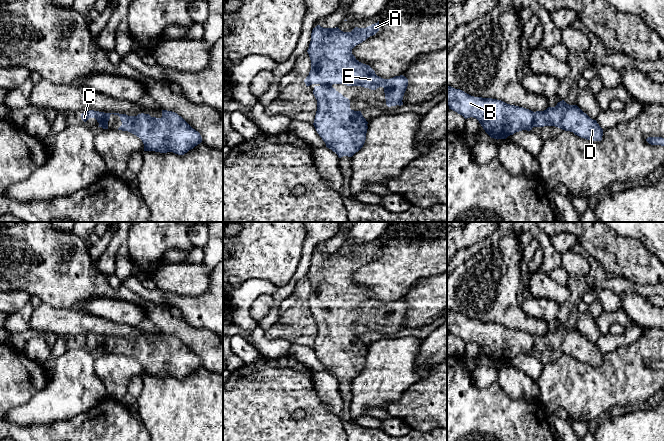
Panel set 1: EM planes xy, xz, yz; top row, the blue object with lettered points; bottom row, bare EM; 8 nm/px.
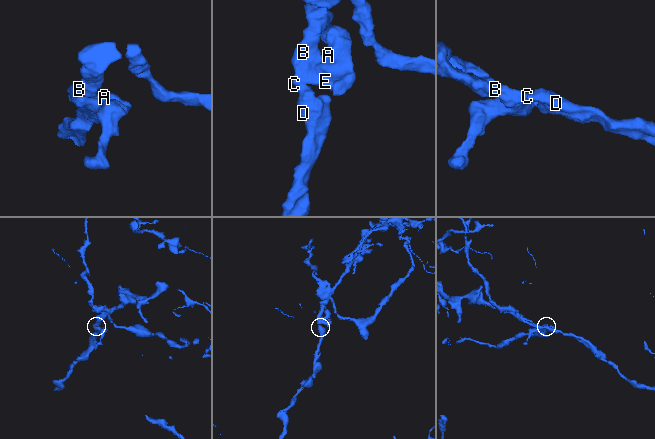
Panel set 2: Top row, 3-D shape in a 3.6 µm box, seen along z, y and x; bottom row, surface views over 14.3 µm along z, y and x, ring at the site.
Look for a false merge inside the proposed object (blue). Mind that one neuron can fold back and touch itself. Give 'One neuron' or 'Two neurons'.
One neuron

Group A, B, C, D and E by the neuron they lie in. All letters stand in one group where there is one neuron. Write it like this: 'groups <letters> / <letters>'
groups A B C D E

